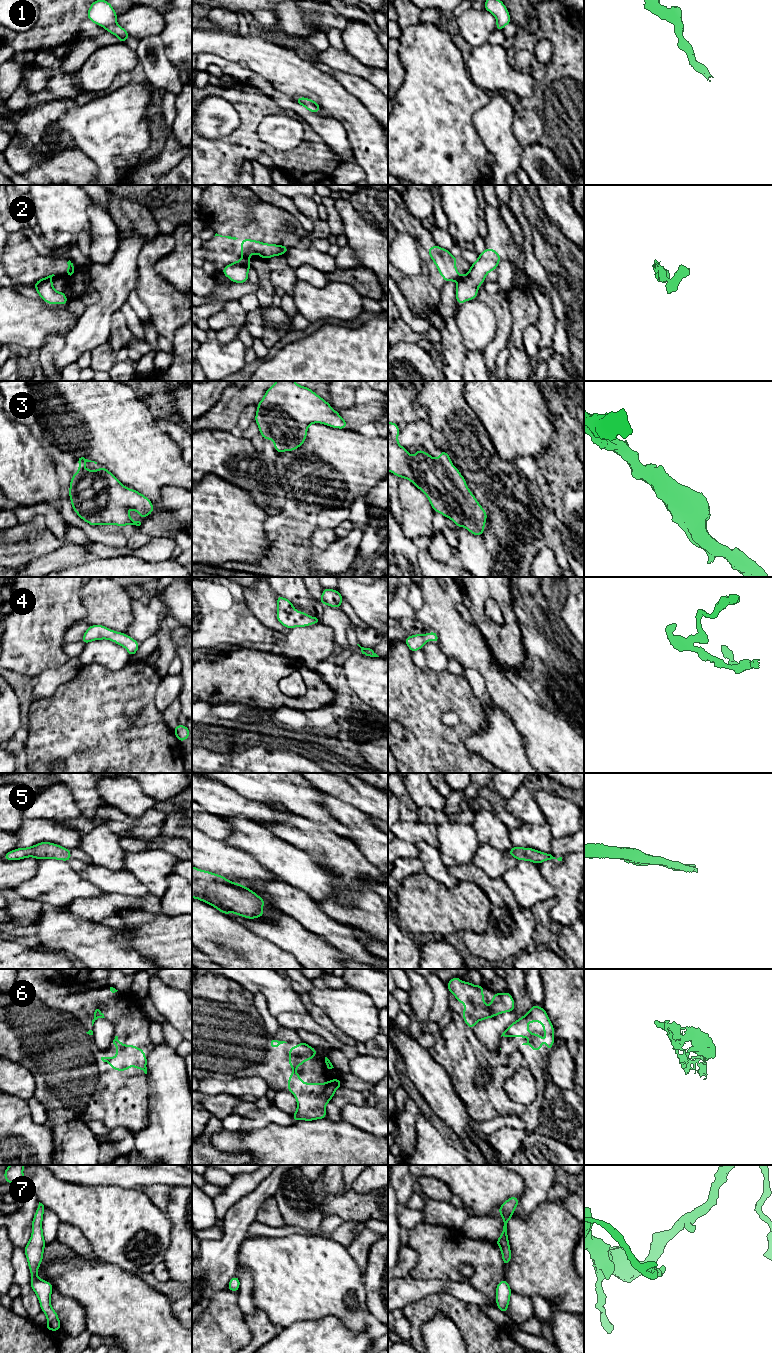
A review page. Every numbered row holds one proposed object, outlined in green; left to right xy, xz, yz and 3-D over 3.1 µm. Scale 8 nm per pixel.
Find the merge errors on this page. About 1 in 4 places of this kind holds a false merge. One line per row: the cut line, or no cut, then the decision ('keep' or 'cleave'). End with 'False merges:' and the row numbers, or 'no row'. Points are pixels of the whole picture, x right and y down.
1: no cut; keep
2: cut in xz along (243, 257), (248, 259); cleave
3: no cut; keep
4: no cut; keep
5: no cut; keep
6: no cut; keep
7: no cut; keep
False merges: 2

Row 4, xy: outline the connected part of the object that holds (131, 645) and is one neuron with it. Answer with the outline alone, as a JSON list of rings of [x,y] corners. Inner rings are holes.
[[[103,625],[89,626],[83,635],[81,642],[87,644],[91,641],[101,639],[114,641],[116,644],[123,646],[128,651],[130,657],[135,655],[140,645],[140,643],[138,643],[135,639],[131,638],[127,634],[113,631]]]

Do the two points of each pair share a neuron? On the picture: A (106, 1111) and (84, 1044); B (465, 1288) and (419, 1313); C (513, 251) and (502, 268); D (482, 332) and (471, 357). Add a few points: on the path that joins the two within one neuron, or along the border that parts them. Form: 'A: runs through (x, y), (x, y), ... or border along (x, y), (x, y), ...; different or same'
A: runs through (89, 1094), (76, 1083), (76, 1061); same
B: border along (428, 1295), (446, 1292), (474, 1304); different
C: border along (513, 266), (508, 260), (502, 259), (495, 270); different
D: border along (468, 350), (481, 351); different

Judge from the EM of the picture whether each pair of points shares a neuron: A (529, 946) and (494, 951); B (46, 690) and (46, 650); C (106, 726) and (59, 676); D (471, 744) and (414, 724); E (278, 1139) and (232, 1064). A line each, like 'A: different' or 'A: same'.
A: same
B: different
C: different
D: different
E: different

